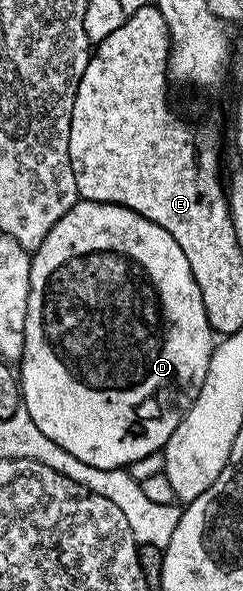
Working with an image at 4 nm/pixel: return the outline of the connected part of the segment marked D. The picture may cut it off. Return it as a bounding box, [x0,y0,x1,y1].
[20,199,216,469]

